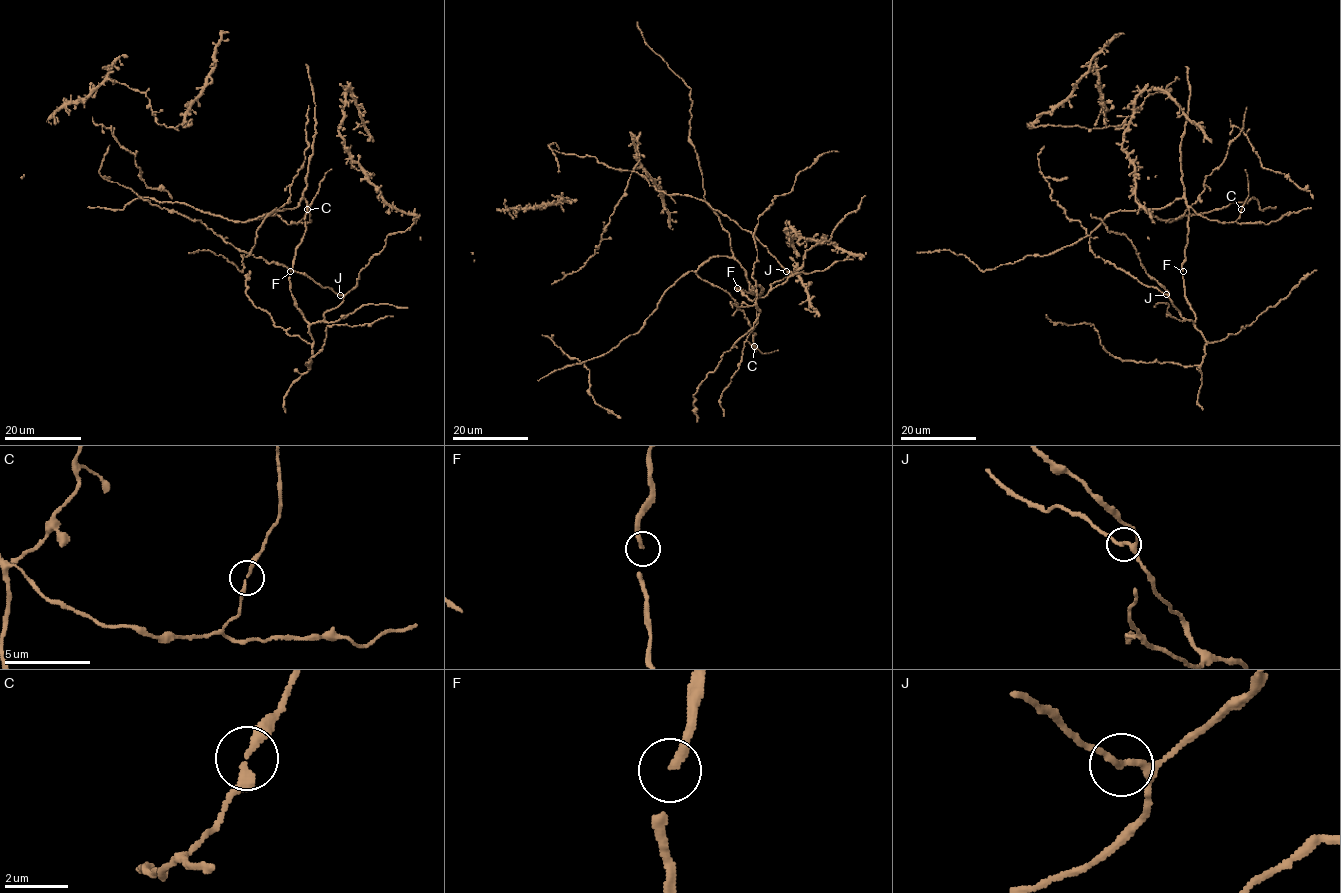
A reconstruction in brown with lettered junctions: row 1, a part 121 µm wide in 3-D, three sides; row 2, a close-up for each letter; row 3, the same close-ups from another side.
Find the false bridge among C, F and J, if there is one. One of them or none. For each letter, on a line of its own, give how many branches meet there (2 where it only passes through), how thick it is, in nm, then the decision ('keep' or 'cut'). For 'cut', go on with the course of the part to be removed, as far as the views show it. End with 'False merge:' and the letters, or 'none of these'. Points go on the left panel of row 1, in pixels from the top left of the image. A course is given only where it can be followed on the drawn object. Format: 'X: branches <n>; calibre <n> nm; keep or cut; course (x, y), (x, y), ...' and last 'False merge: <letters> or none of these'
C: branches 2; calibre 240 nm; keep
F: branches 2; calibre 180 nm; keep
J: branches 2; calibre 190 nm; keep
False merge: none of these

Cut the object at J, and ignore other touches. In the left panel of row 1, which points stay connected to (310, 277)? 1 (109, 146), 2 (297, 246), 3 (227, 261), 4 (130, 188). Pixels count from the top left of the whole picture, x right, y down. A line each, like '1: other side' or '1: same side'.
1: same side
2: other side
3: other side
4: same side

